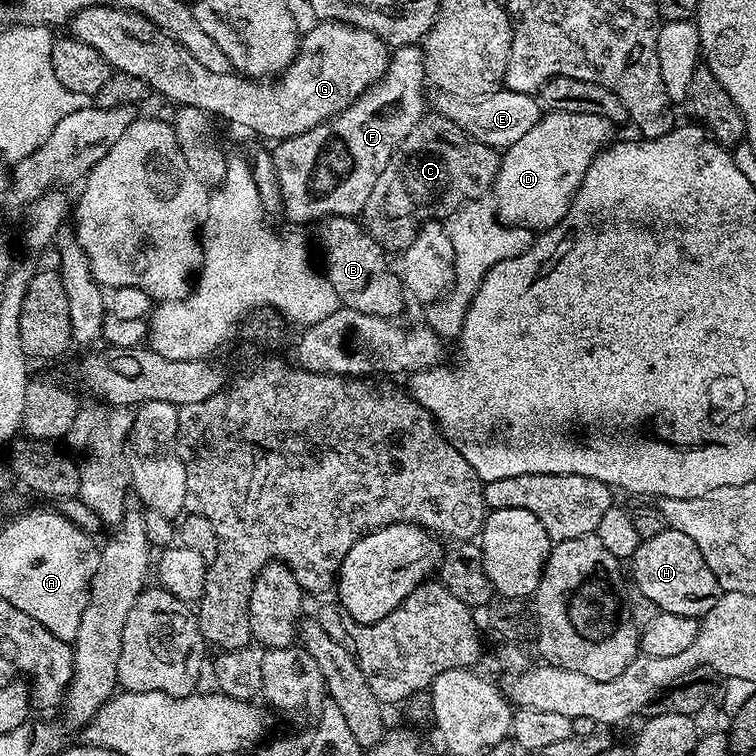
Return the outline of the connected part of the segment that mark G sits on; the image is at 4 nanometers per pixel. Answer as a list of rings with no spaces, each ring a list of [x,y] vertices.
[[[104,2],[96,3],[92,8],[82,10],[70,21],[70,36],[78,43],[93,47],[106,60],[112,70],[134,74],[134,78],[142,78],[153,93],[156,92],[165,101],[182,108],[197,108],[209,114],[221,116],[256,136],[265,136],[271,142],[289,140],[322,122],[339,115],[373,84],[384,76],[390,63],[390,49],[380,38],[370,34],[368,30],[355,28],[349,24],[335,22],[316,22],[313,28],[300,37],[300,47],[292,59],[292,65],[271,82],[257,82],[228,71],[227,74],[214,74],[202,66],[202,62],[194,59],[177,40],[170,38],[159,28],[154,27],[146,18],[133,12],[127,12],[115,6],[107,8]]]

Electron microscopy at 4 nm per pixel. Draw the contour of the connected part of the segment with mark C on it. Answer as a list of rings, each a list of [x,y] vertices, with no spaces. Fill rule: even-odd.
[[[425,114],[406,134],[400,149],[382,170],[382,178],[374,182],[362,213],[364,229],[389,253],[403,253],[426,222],[447,221],[463,204],[484,200],[496,180],[500,157],[497,149],[471,140],[444,116]]]

